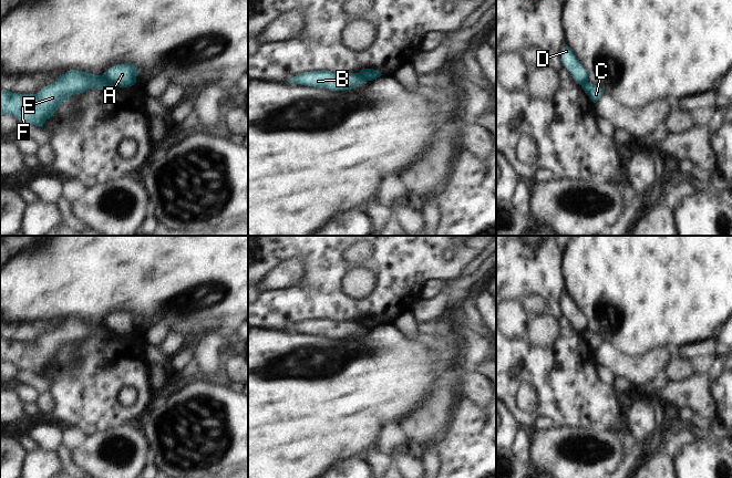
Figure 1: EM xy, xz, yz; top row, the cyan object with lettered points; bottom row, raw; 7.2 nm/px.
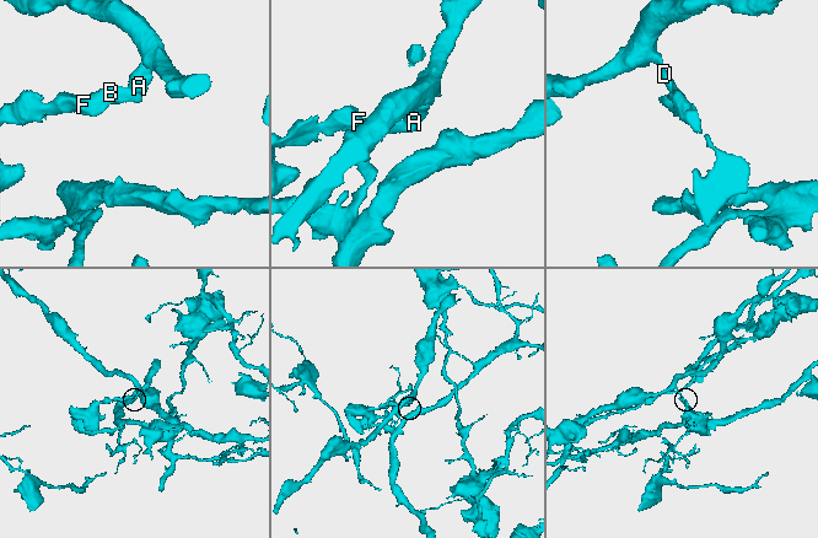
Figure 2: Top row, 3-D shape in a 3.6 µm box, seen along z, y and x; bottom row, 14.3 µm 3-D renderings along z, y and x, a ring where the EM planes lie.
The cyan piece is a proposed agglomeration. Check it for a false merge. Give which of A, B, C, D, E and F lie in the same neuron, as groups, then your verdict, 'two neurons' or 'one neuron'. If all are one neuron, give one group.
groups A D / B C E F; two neurons

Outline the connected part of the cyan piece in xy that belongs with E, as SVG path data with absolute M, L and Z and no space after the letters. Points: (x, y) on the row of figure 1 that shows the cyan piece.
M70 70L37 94L12 93L0 87L0 115L14 115L20 122L41 127L63 101L92 87L113 90L116 86L104 75Z

